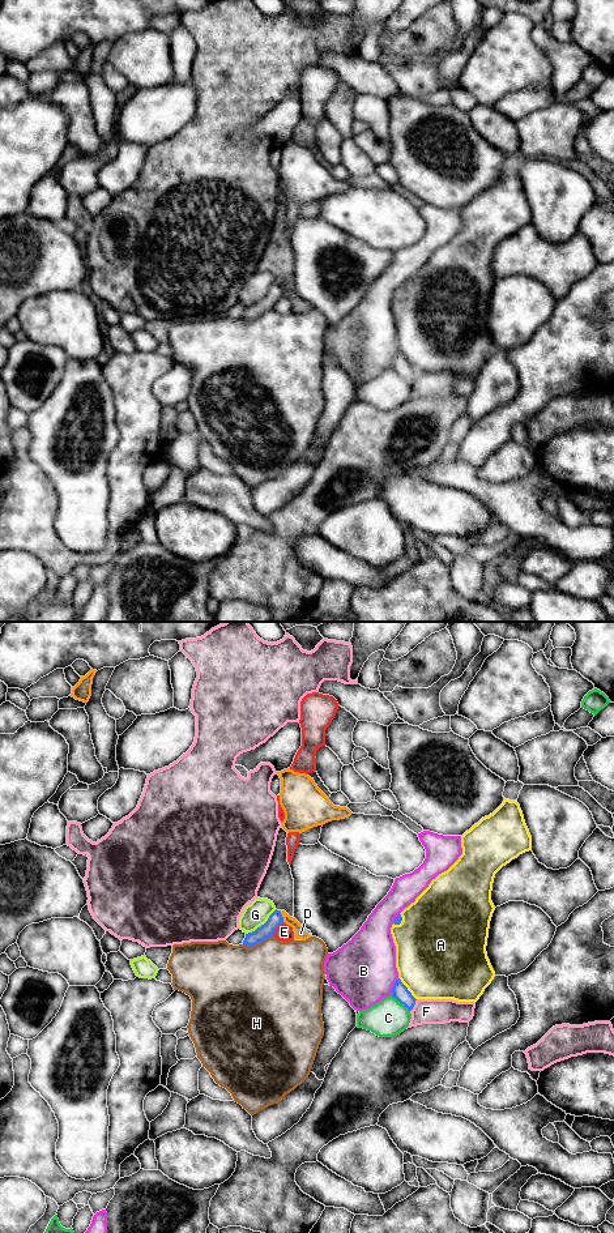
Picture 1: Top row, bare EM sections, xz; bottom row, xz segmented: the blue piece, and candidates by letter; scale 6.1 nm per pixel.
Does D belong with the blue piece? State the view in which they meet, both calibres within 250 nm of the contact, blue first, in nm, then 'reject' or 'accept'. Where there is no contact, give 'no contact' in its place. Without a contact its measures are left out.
contact in xz; calibres 90 and 70 nm; reject

